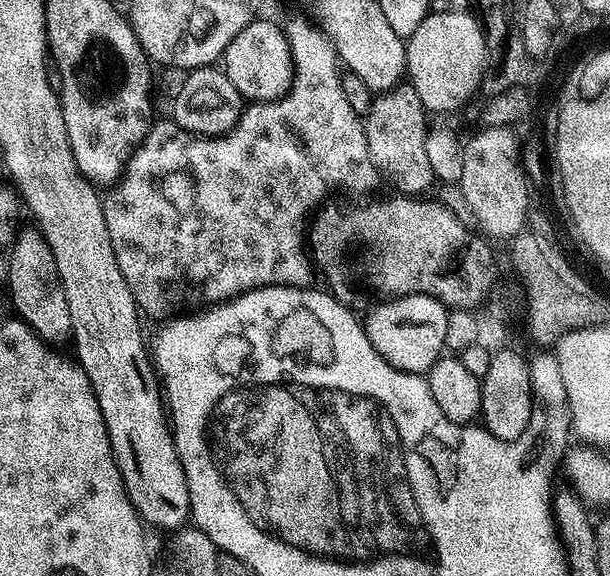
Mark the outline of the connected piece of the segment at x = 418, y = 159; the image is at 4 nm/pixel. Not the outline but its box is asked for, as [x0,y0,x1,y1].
[363,86,434,198]

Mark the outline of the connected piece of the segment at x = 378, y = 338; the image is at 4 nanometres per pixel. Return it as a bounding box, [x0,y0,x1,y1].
[363,296,449,374]

